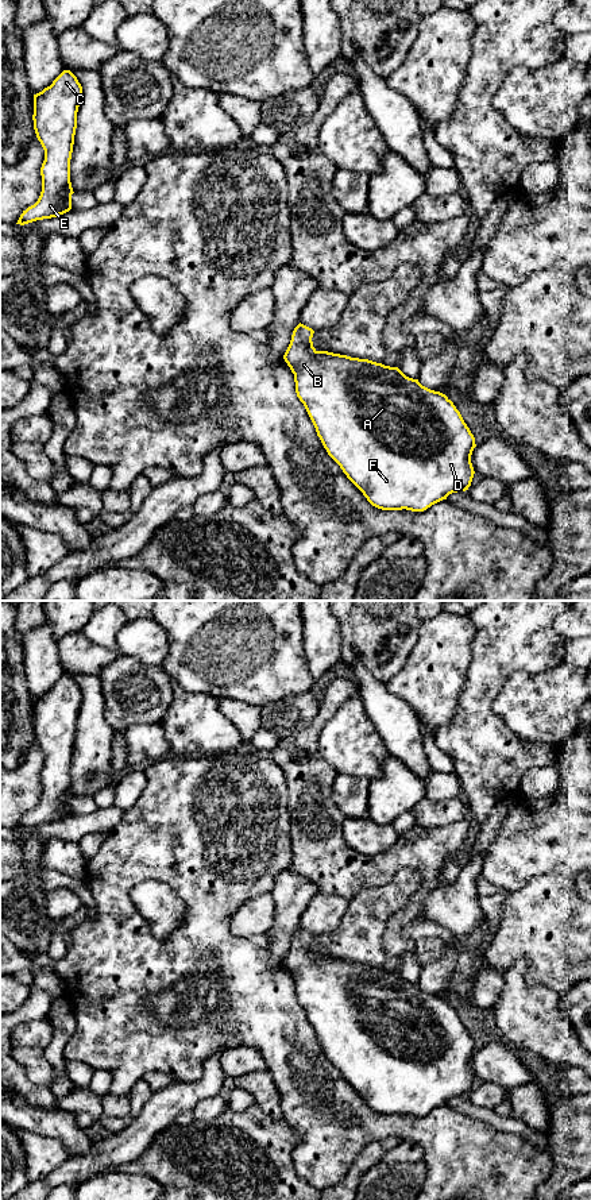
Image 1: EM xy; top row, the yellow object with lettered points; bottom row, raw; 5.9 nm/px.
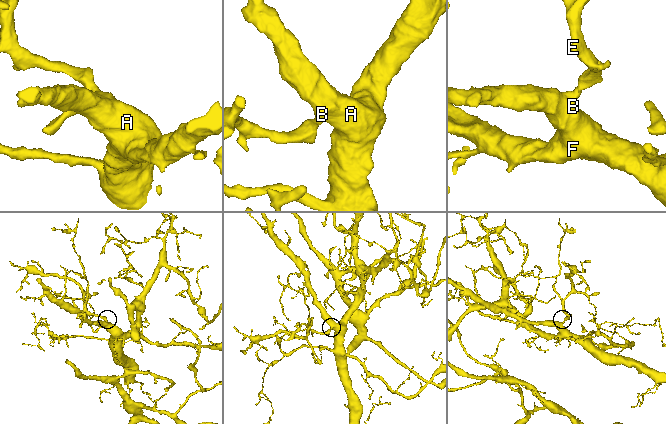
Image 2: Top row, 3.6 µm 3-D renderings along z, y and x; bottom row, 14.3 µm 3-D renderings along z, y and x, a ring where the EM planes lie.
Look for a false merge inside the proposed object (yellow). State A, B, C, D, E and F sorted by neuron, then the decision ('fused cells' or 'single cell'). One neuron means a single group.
A B C D E F; single cell

